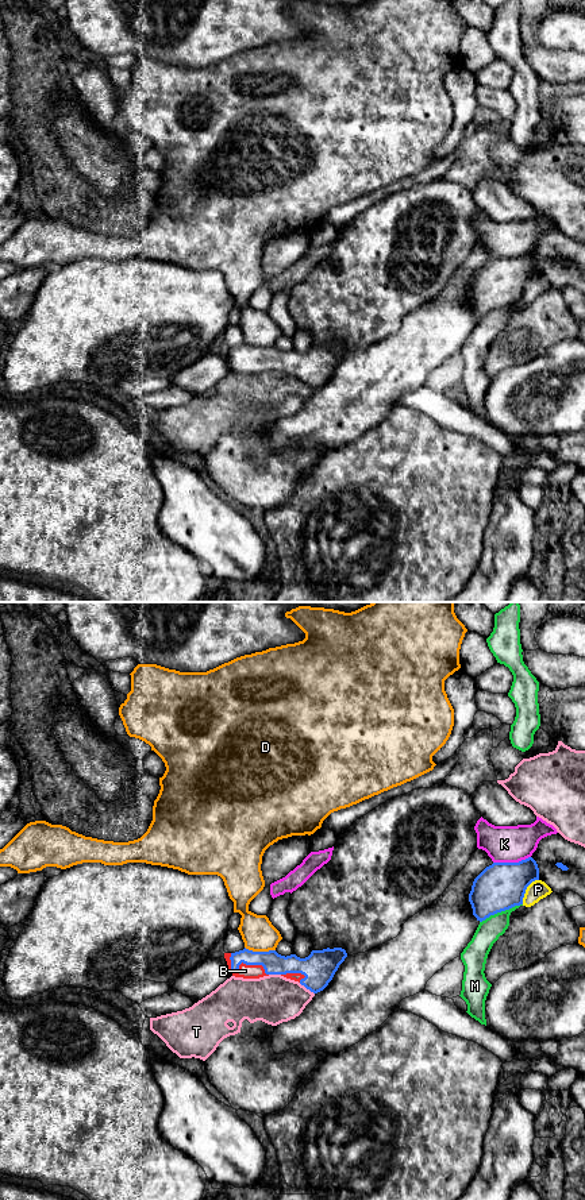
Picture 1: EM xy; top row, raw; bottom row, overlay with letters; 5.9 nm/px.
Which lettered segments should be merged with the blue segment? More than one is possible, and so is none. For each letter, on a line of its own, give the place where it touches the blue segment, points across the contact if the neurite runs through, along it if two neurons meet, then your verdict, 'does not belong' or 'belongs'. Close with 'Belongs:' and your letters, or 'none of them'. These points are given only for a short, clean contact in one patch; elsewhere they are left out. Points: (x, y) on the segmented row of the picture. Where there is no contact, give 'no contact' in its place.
B: xy (241, 963) | belongs
D: xy (260, 952) | does not belong
K: xy (511, 863) | does not belong
M: xy (500, 911) | does not belong
P: xy (526, 888) | does not belong
T: xy (307, 988) | does not belong
Belongs: B

